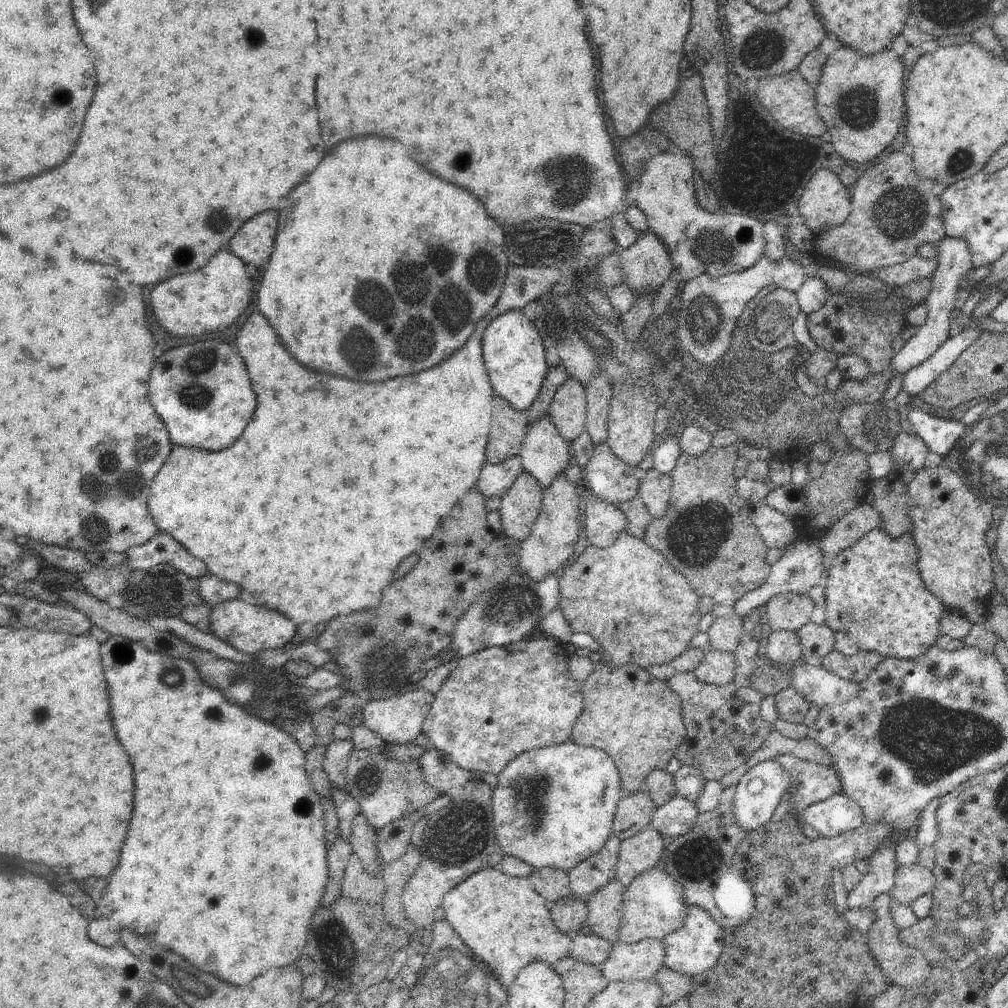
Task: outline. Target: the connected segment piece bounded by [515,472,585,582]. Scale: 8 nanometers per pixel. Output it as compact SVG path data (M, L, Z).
M560 472L558 478L543 490L540 512L526 540L521 543L520 562L515 574L526 576L534 582L542 582L546 574L560 573L563 566L574 558L581 547L578 538L578 516L583 512L584 491L567 480L566 472Z

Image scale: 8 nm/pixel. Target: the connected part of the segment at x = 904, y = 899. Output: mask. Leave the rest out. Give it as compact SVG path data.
M919 863L897 866L894 886L889 891L892 899L900 904L910 905L924 894L933 894L936 876Z

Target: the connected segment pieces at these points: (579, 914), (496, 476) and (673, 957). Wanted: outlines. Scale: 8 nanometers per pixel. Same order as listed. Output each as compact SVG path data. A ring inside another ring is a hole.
M572 894L564 900L556 900L549 905L554 925L562 934L578 934L586 929L588 917L587 903Z
M520 454L510 456L508 460L498 464L486 464L477 483L478 490L484 494L486 501L494 496L502 499L522 472Z
M695 905L688 906L688 913L682 926L668 934L662 942L664 965L669 970L689 975L692 978L699 978L702 973L713 971L722 953L722 946L724 946L722 928L712 920L704 908Z

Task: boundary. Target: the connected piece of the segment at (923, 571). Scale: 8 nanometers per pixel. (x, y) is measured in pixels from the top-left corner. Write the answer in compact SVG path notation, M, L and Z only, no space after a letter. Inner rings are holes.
M942 465L936 468L923 467L908 485L908 491L909 517L913 523L911 532L919 551L918 569L924 585L929 592L936 594L942 600L945 610L960 609L969 613L970 622L973 625L986 622L976 617L976 614L985 613L985 601L995 586L990 548L987 546L985 537L990 528L1000 526L1006 508L994 507L990 501L974 496L952 470Z

